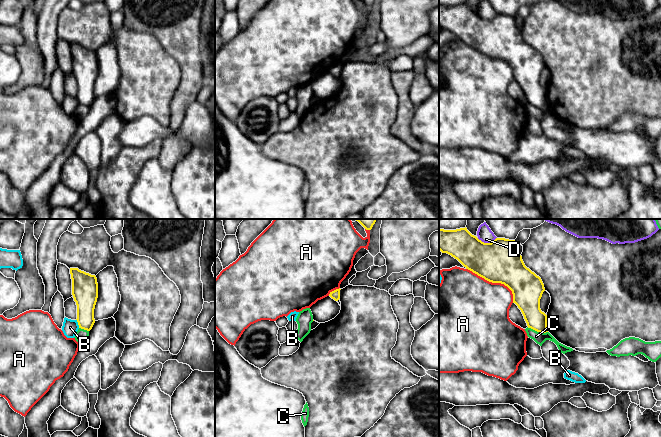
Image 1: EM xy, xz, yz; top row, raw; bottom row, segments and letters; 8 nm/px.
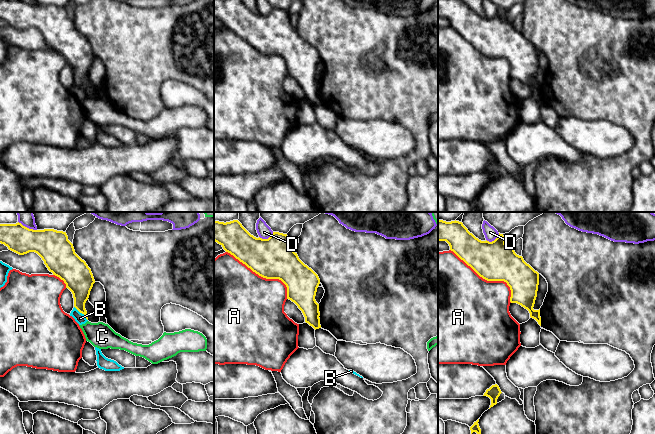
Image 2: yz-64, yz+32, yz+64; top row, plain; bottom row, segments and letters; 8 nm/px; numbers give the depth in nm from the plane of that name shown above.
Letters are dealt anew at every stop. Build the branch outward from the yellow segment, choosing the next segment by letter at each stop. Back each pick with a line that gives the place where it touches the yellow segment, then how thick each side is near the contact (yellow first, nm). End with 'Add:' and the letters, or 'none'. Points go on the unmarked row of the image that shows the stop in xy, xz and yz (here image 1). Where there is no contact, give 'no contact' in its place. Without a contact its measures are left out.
Add: none

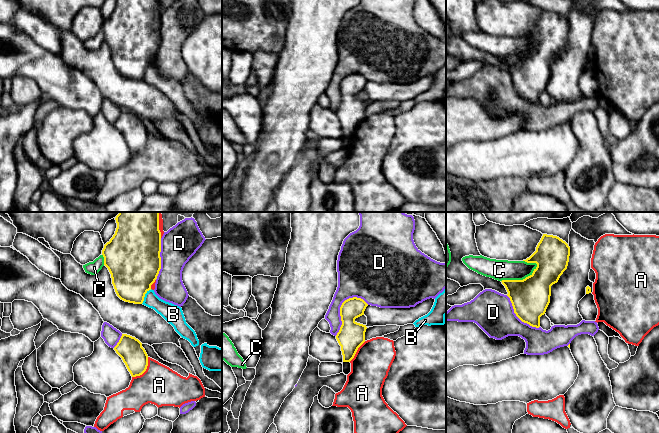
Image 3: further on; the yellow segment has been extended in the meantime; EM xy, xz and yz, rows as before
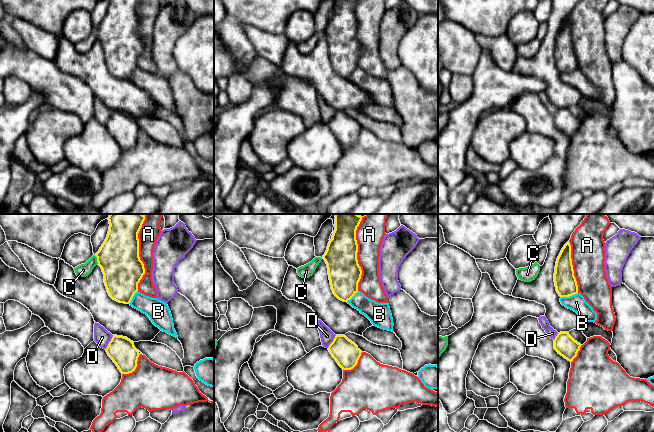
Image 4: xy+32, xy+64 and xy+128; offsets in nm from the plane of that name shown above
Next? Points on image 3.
Add: none

